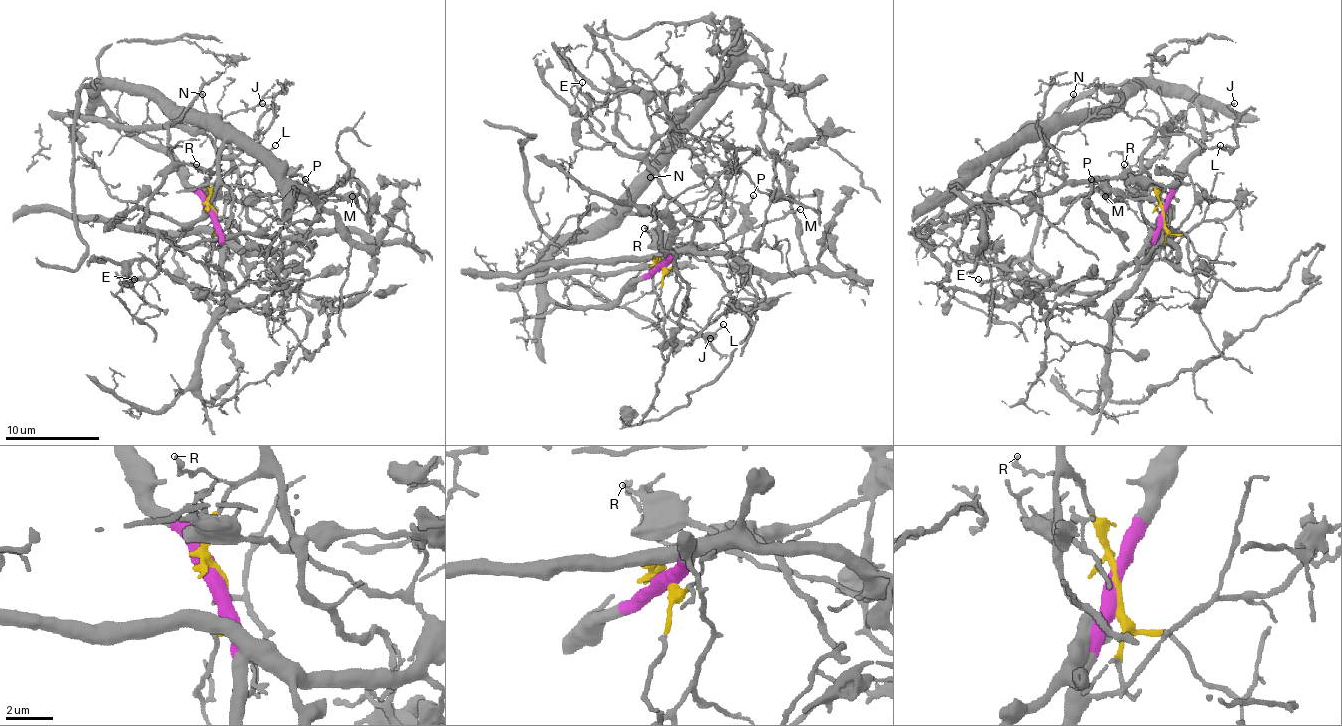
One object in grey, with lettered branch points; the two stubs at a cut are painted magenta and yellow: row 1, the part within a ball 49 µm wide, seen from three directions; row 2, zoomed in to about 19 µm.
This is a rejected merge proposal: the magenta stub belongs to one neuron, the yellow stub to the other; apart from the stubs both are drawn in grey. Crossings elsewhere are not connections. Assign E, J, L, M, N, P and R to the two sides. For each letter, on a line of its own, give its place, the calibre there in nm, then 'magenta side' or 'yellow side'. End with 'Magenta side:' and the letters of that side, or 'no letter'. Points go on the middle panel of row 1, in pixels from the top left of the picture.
E: (582, 82) | 130 nm | magenta side
J: (710, 338) | 160 nm | yellow side
L: (723, 324) | 120 nm | yellow side
M: (800, 209) | 150 nm | yellow side
N: (650, 177) | 120 nm | magenta side
P: (753, 195) | 150 nm | yellow side
R: (644, 228) | 180 nm | yellow side
Magenta side: E, N

